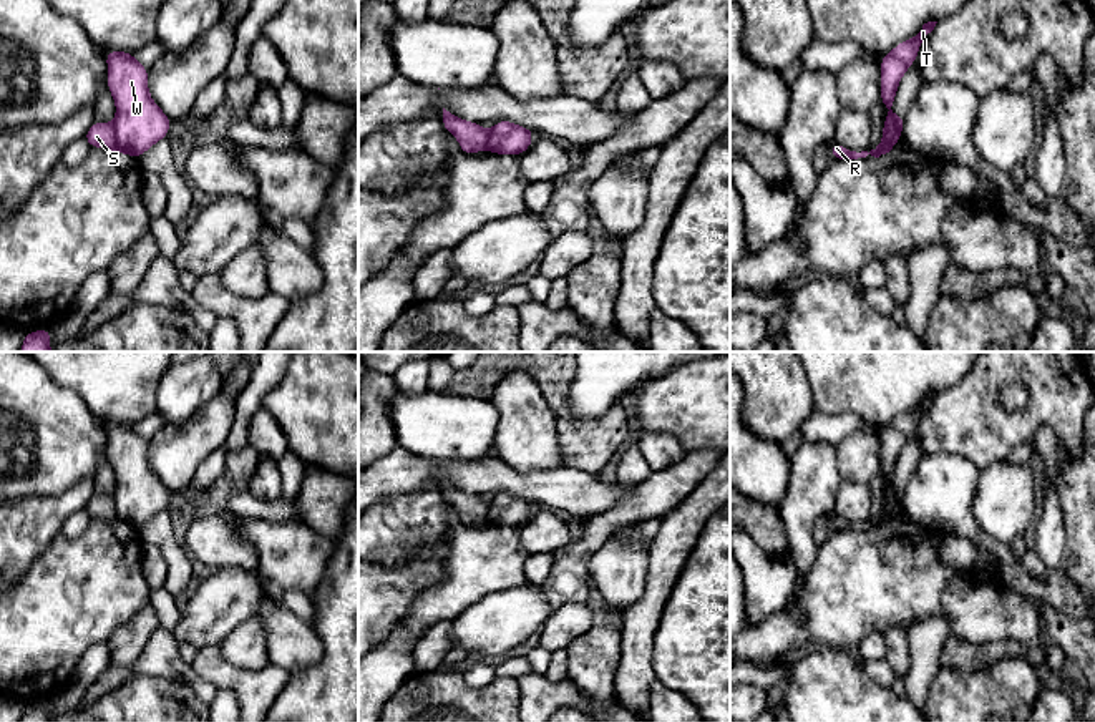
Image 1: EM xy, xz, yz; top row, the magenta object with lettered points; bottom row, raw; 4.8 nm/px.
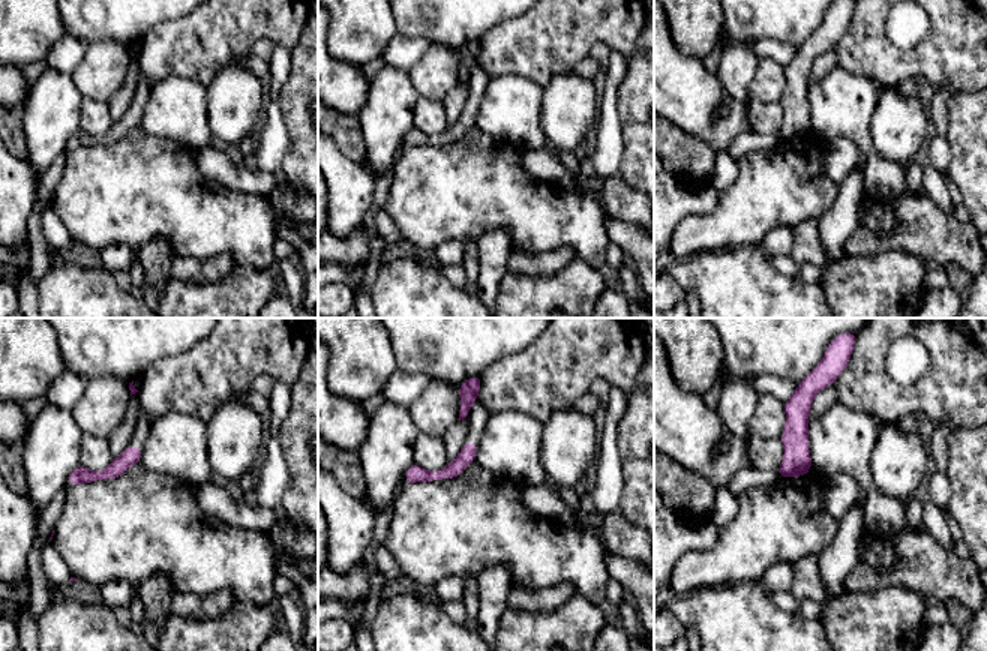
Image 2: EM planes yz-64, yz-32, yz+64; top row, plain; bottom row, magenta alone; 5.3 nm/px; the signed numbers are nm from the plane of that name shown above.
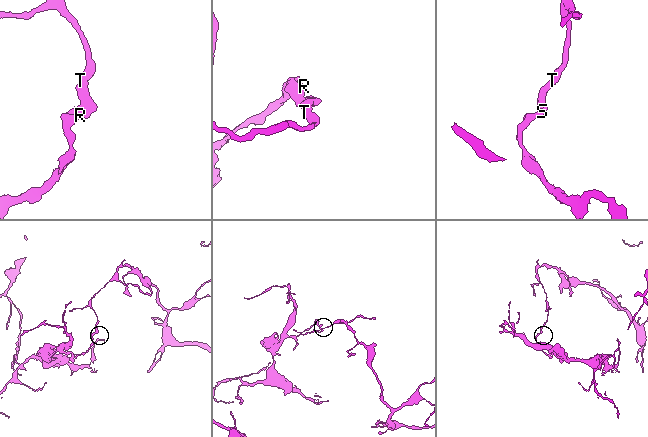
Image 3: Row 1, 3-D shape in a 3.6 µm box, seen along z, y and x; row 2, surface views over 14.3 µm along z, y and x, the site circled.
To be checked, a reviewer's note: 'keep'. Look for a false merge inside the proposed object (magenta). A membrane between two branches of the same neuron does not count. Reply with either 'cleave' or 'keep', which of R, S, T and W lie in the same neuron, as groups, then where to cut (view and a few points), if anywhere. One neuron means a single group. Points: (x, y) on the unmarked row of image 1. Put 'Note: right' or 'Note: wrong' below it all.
cleave | R S / T W | yz (895, 488), (895, 508), (883, 513)
Note: wrong

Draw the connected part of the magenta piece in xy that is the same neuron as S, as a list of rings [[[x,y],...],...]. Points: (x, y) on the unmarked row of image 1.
[[[93,495],[93,498],[85,506],[85,511],[91,520],[105,520],[108,523],[118,523],[118,513],[114,506],[114,495]]]

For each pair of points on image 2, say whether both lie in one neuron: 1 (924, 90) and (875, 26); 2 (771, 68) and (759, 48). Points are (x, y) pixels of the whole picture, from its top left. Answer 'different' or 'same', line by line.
1: different
2: different

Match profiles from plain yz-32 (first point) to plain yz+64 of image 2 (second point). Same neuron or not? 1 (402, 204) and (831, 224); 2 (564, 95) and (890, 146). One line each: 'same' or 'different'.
1: different
2: same

